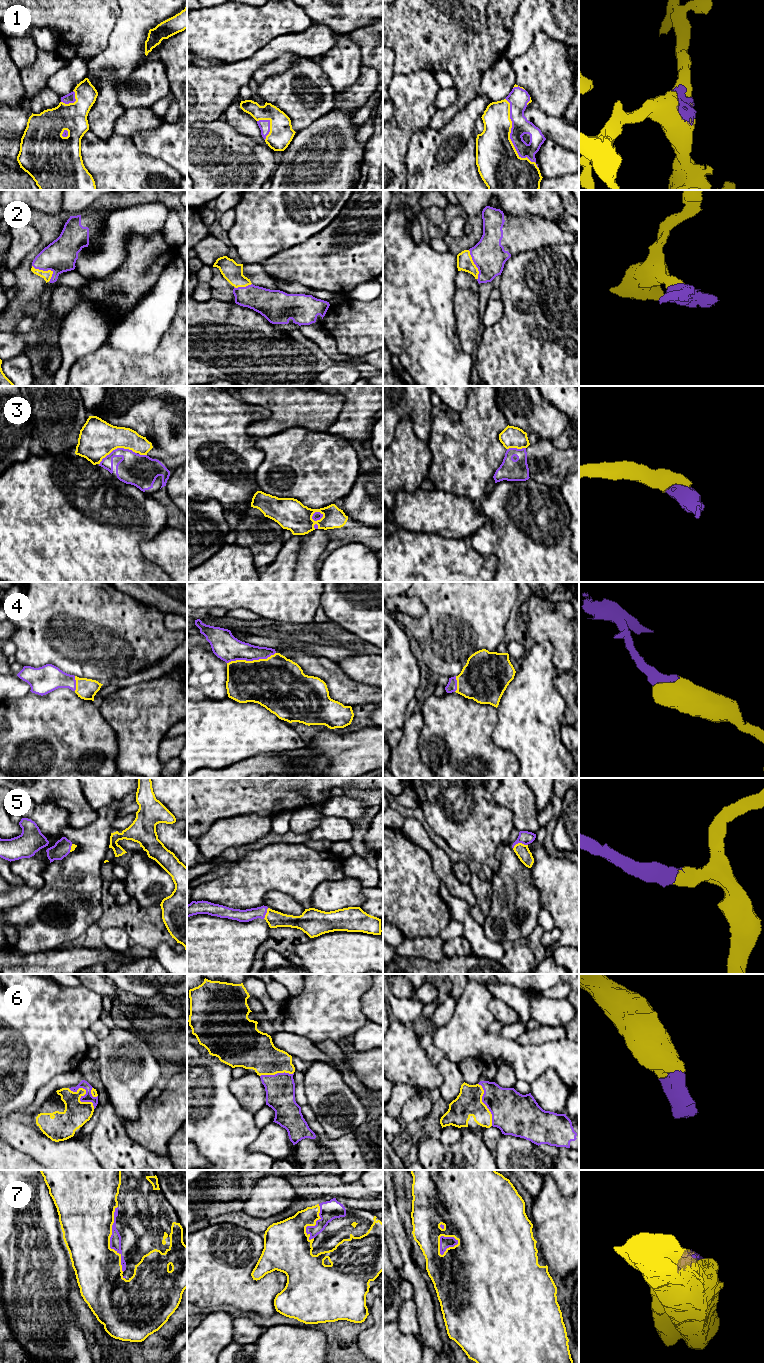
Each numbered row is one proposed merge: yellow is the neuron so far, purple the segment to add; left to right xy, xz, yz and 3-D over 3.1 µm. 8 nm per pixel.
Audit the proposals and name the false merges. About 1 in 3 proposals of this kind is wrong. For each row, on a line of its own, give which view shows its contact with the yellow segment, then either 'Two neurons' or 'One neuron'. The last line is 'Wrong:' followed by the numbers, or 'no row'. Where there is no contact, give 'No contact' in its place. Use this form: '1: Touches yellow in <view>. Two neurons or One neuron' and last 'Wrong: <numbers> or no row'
1: Touches yellow in yz. One neuron
2: Touches yellow in xy. One neuron
3: Touches yellow in xy. Two neurons
4: Touches yellow in xz. One neuron
5: Touches yellow in yz. One neuron
6: Touches yellow in xy. One neuron
7: Touches yellow in xy. One neuron
Wrong: 3

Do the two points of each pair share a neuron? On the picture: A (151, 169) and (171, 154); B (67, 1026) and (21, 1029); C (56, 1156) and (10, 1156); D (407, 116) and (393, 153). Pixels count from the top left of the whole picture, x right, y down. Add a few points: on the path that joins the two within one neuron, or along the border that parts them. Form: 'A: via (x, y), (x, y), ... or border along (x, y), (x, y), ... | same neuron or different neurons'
A: border along (141, 151), (161, 159), (176, 170) | different neurons
B: via (56, 1026), (36, 1026), (32, 1028) | same neuron
C: border along (10, 1145), (35, 1159) | different neurons
D: via (402, 125), (402, 129), (393, 138), (393, 144) | same neuron

